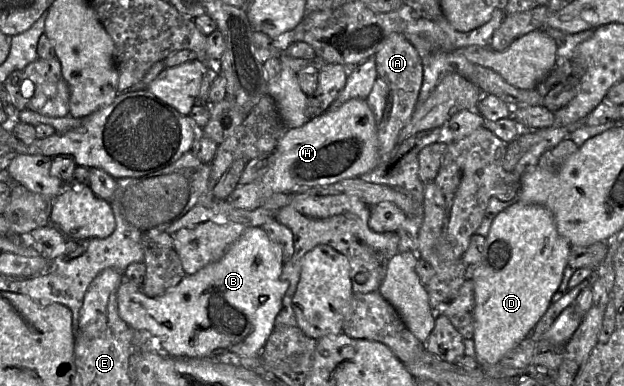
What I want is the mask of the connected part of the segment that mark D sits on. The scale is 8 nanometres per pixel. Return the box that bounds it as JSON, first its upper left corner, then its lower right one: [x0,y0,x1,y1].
[472,201,571,369]

